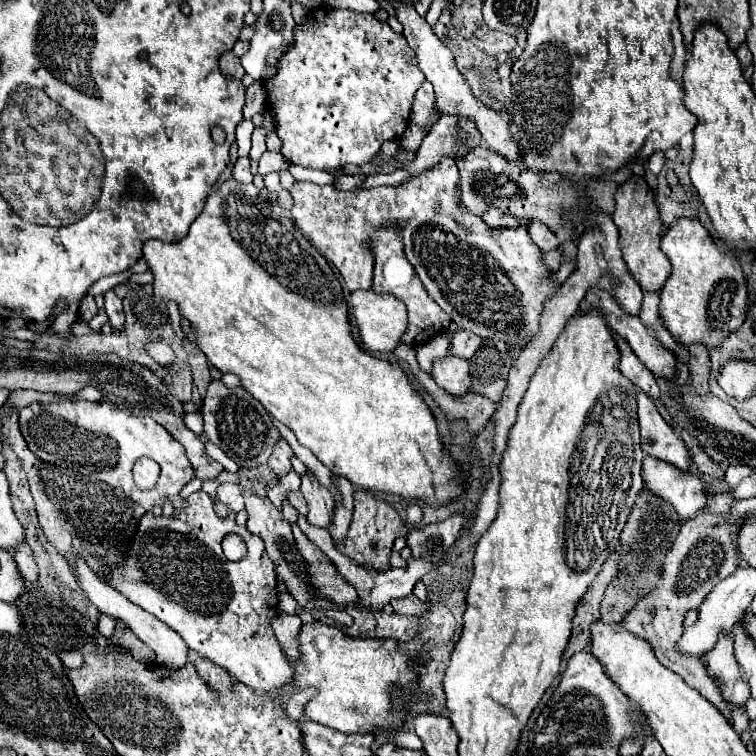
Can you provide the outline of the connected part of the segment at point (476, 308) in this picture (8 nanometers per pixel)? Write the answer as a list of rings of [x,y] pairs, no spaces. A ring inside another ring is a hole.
[[[448,157],[424,175],[410,179],[400,187],[384,185],[362,191],[334,191],[334,187],[330,185],[322,187],[316,183],[294,183],[290,191],[290,195],[294,197],[292,217],[304,237],[320,251],[322,257],[326,257],[340,271],[349,291],[372,287],[372,257],[370,251],[364,249],[370,239],[370,231],[378,225],[400,221],[400,225],[404,227],[402,239],[408,261],[428,289],[428,295],[452,317],[452,321],[460,323],[462,329],[474,331],[482,339],[500,339],[504,343],[516,343],[524,347],[524,343],[528,343],[528,339],[536,335],[544,299],[556,291],[556,287],[546,285],[546,277],[550,271],[548,267],[544,267],[542,253],[532,243],[524,225],[516,229],[490,229],[480,217],[470,215],[466,207],[459,206],[455,190],[458,179],[460,175],[456,163]]]

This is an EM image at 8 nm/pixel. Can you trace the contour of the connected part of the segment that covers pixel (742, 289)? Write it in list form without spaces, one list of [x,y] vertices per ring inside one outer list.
[[[678,217],[662,237],[662,251],[672,263],[672,275],[660,291],[660,315],[678,343],[716,347],[724,335],[736,331],[746,315],[748,289],[740,261],[722,253],[698,219]]]

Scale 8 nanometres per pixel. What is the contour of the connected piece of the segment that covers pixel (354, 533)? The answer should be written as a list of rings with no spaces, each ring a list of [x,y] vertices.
[[[356,491],[354,493],[354,517],[352,517],[352,523],[350,523],[350,531],[346,535],[346,541],[336,543],[336,547],[362,567],[386,571],[386,569],[390,569],[388,557],[390,557],[390,551],[392,551],[394,539],[406,537],[406,535],[408,535],[406,523],[400,519],[400,515],[388,503],[376,499],[372,493]]]

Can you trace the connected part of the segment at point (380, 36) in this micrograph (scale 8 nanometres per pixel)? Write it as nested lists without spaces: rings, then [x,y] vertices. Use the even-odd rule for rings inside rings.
[[[316,9],[312,13],[306,15],[306,21],[300,25],[294,25],[294,43],[292,49],[288,53],[284,53],[278,63],[276,63],[276,75],[266,79],[262,85],[266,89],[268,95],[268,113],[274,117],[276,121],[276,133],[282,141],[282,149],[280,153],[284,155],[284,159],[288,163],[296,163],[308,169],[340,169],[346,163],[352,165],[360,165],[366,163],[370,157],[380,153],[380,147],[384,141],[398,141],[400,135],[404,133],[404,129],[408,127],[408,119],[410,119],[410,109],[412,109],[412,101],[416,91],[420,89],[420,85],[424,83],[424,73],[416,67],[416,57],[414,51],[408,47],[406,39],[398,33],[394,33],[390,29],[388,23],[380,23],[372,13],[356,13],[352,9]]]

